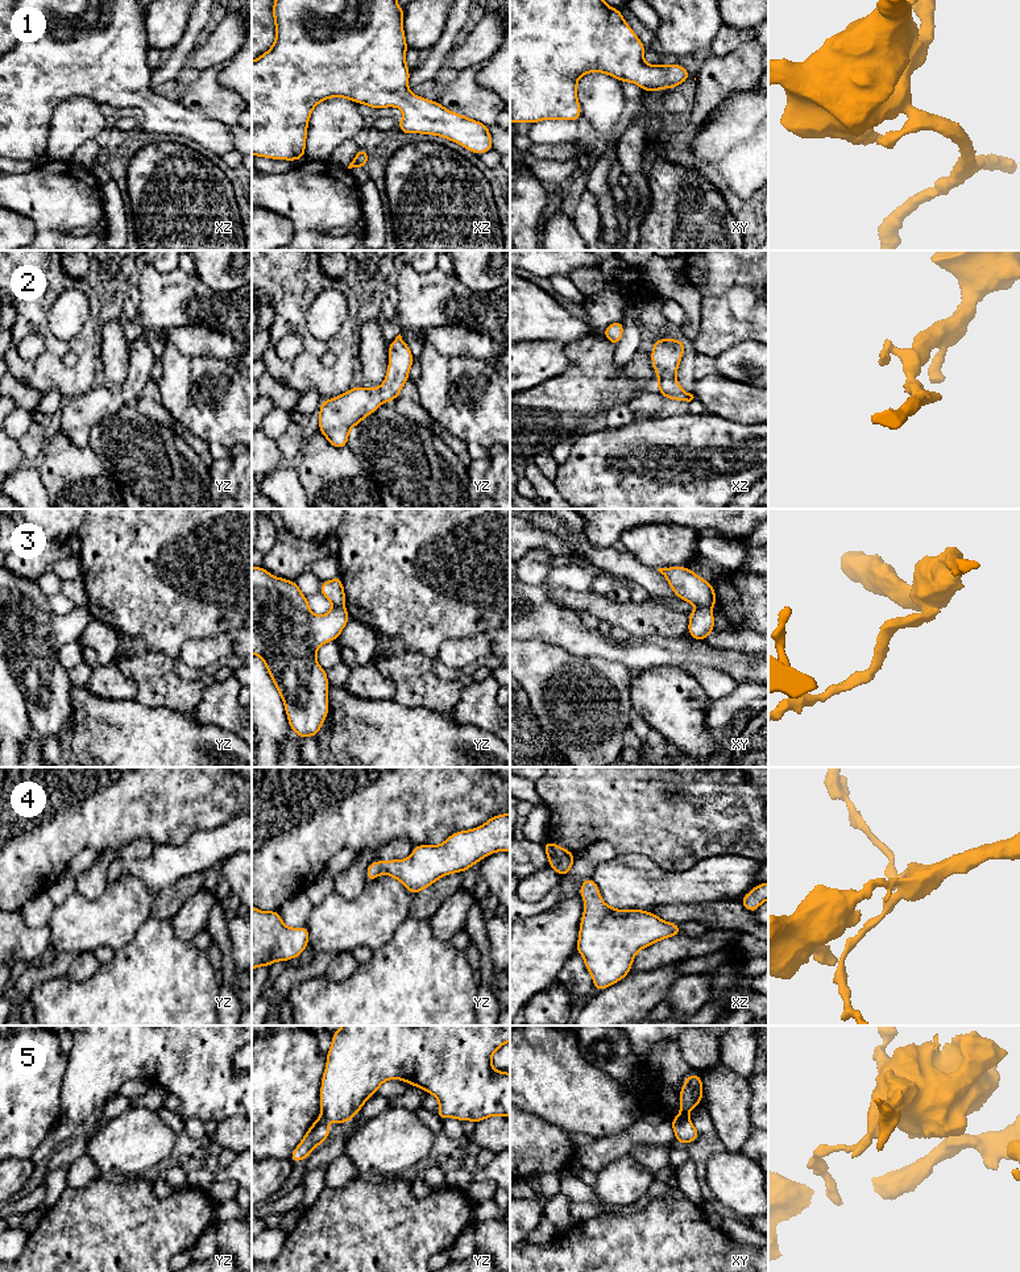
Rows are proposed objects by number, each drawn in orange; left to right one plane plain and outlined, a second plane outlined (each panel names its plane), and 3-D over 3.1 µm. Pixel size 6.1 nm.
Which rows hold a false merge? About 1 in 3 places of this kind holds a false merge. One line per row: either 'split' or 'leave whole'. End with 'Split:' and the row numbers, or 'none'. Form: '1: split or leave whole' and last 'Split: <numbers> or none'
1: leave whole
2: leave whole
3: split
4: leave whole
5: split
Split: 3, 5

